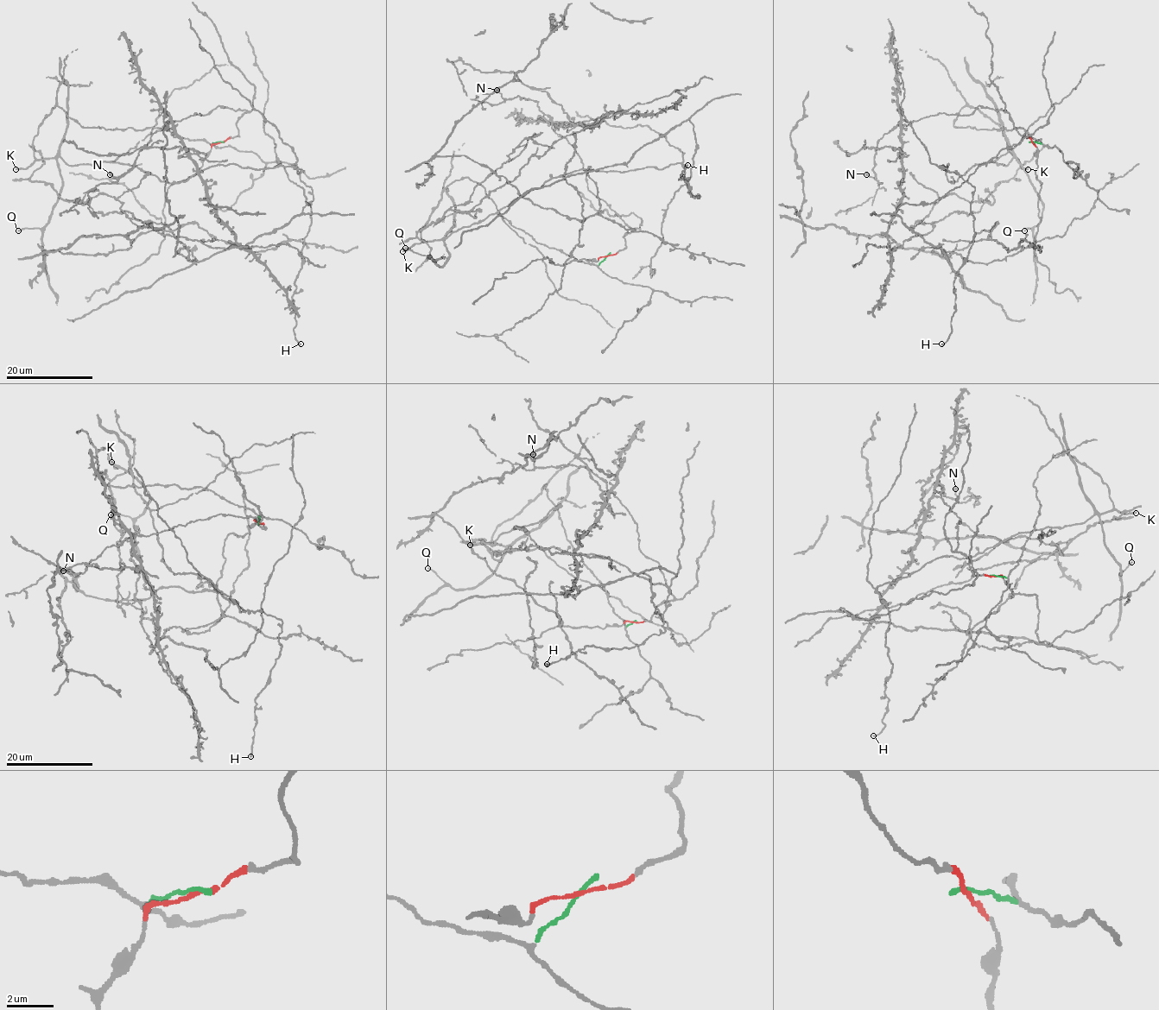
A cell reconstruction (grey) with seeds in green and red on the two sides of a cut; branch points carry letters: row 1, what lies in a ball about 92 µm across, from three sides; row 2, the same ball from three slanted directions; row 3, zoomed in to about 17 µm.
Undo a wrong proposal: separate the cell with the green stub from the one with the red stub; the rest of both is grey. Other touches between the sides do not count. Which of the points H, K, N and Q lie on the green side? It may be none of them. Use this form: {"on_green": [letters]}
{"on_green": ["H", "K", "Q"]}

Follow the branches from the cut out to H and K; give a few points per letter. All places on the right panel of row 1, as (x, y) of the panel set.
H: (1032, 142), (1019, 127), (953, 122), (976, 107), (1017, 159), (953, 182), (940, 167), (975, 188), (941, 344)
K: (1032, 142), (1042, 143), (1021, 127), (953, 122), (965, 105), (976, 107), (1028, 169)

